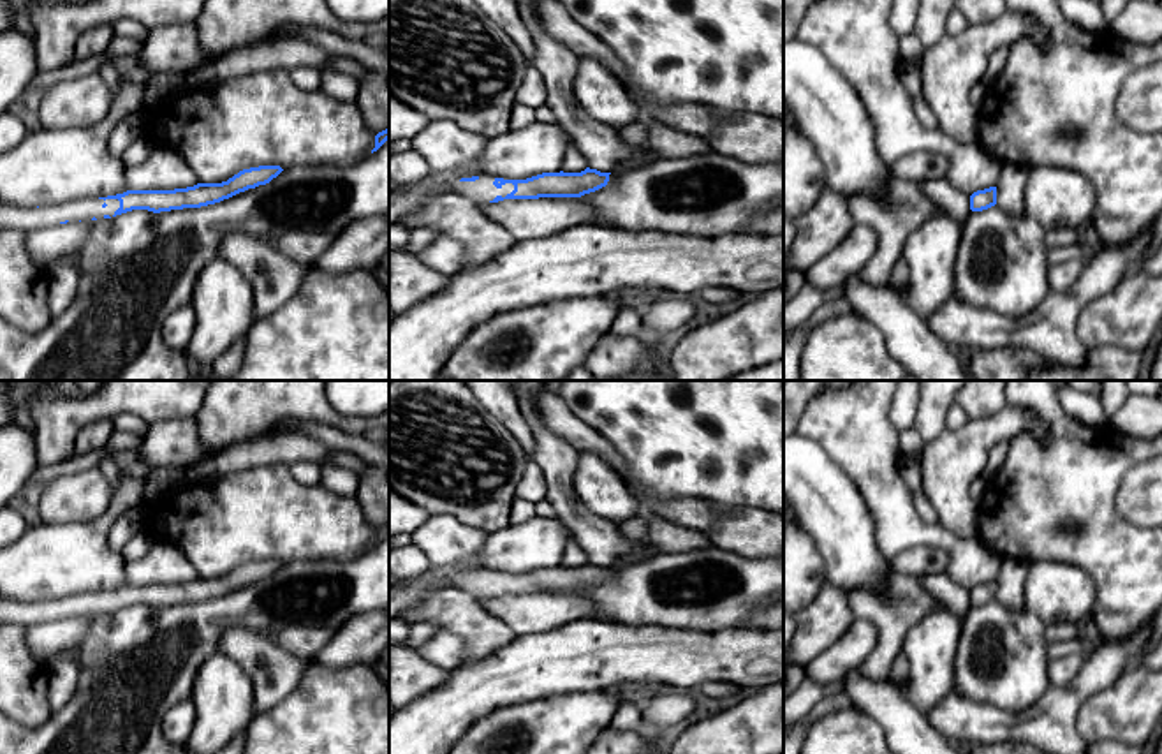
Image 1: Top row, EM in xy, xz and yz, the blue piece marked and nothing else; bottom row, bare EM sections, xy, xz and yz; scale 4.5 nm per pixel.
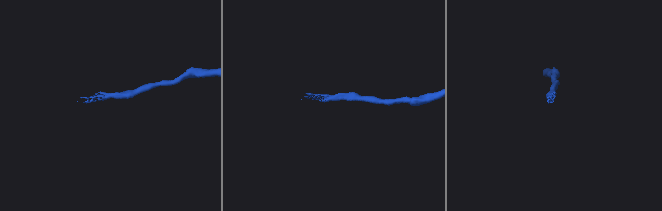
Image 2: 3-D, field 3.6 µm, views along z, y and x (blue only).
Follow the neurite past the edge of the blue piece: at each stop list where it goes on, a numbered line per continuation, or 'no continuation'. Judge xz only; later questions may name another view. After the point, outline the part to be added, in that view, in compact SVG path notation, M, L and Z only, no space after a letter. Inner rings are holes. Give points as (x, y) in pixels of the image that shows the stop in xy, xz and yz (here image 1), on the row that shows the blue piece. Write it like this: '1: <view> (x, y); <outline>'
1: xz (481, 191); M479 178L475 181L454 181L451 185L444 185L442 190L445 194L447 192L461 194L461 196L472 199L477 204L489 203L496 196L505 197L507 194L511 194L514 190L512 183L505 183L500 188L496 188L493 185L493 181L495 181L495 178Z

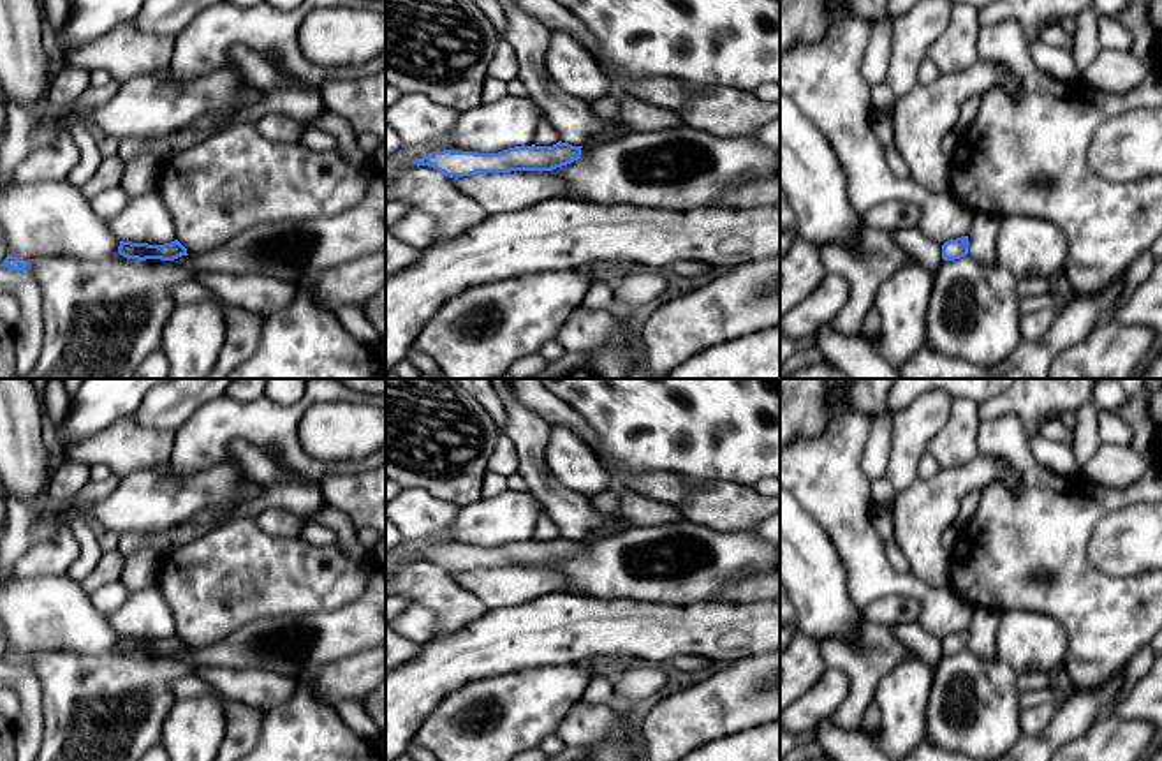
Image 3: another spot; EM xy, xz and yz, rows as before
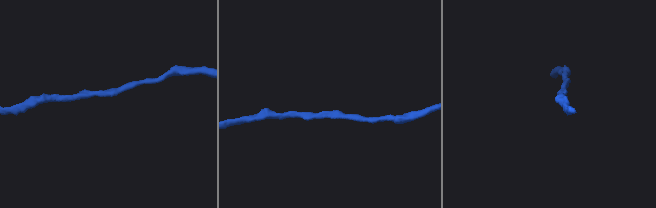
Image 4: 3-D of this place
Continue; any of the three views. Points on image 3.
no continuation

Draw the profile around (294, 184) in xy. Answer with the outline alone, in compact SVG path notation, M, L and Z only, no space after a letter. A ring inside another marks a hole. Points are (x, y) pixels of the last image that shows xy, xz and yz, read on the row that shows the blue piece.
M231 123L162 162L155 190L165 203L176 240L187 254L206 254L266 222L306 222L342 215L364 199L373 176L370 167L359 169L336 151L313 151L301 143L275 143L254 123ZM236 176L248 176L257 187L248 203L229 210L224 206L224 188Z

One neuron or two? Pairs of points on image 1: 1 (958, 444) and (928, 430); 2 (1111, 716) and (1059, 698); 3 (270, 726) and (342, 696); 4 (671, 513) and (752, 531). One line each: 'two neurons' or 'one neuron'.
1: two neurons
2: two neurons
3: one neuron
4: one neuron

